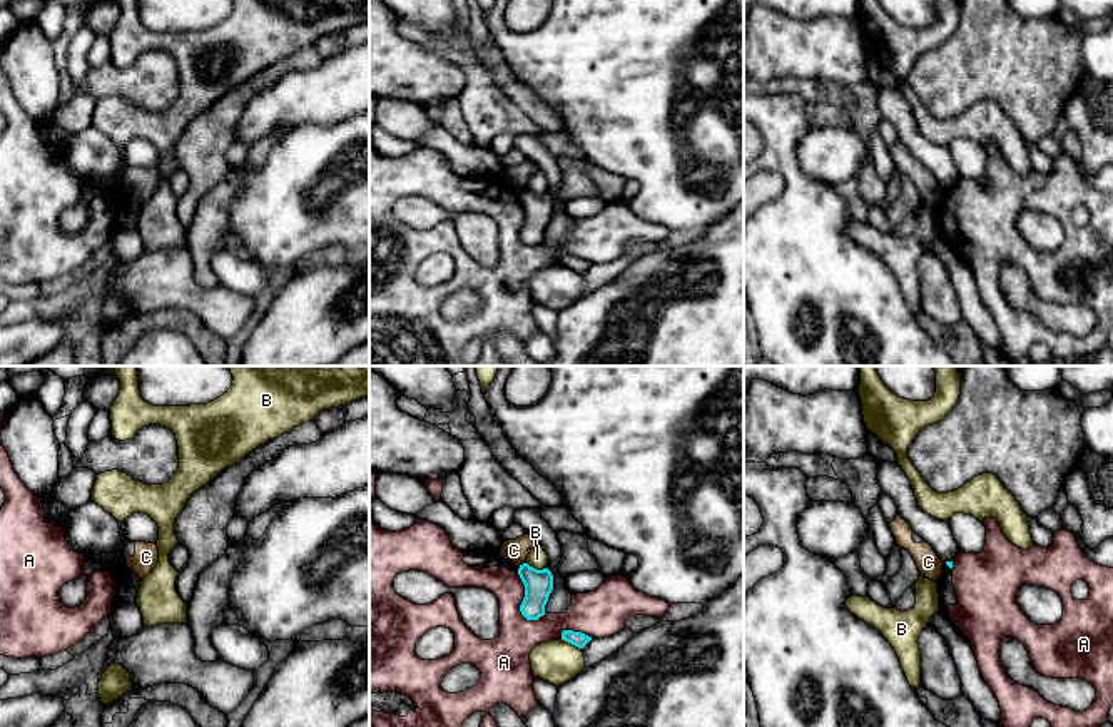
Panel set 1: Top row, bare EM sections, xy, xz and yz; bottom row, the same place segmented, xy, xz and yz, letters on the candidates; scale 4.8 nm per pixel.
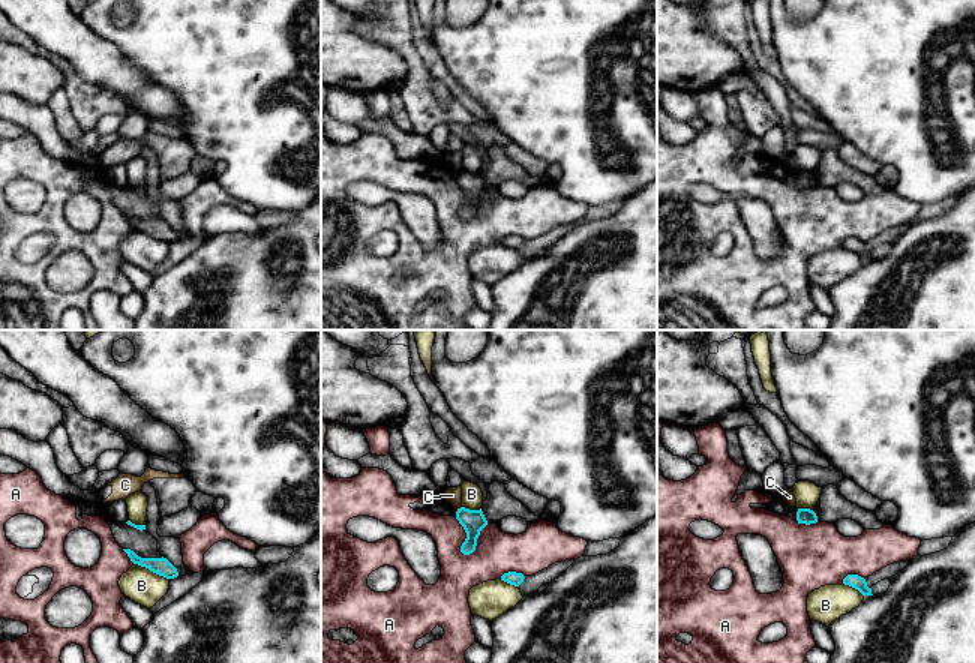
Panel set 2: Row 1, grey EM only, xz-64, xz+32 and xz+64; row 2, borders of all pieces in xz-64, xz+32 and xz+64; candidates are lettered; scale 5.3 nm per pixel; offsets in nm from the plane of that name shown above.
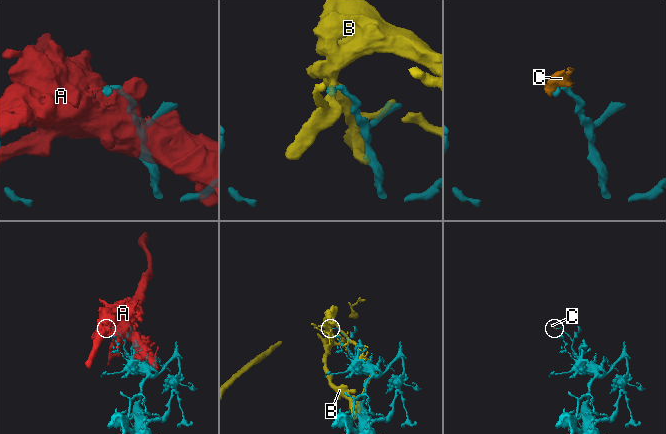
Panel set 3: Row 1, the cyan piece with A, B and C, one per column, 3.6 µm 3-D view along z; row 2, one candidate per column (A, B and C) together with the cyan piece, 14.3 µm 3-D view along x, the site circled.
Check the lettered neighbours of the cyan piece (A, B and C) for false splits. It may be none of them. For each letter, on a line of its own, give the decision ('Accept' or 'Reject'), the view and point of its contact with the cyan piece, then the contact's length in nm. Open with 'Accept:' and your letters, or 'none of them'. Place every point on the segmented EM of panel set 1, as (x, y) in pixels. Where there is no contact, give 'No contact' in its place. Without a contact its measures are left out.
Accept: none of them
A: Reject. Touches cyan at xz (522, 602). Shared border 260 nm
B: Reject. Touches cyan at xz (535, 569). Shared border 100 nm
C: Reject. Touches cyan at xz (523, 564). Shared border 40 nm

